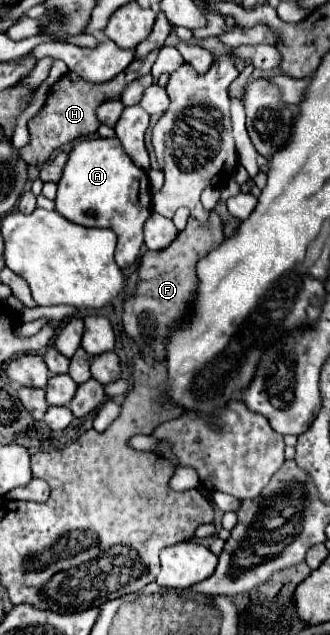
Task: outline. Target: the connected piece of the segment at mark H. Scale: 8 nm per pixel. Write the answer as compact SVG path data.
M154 50L141 58L141 60L133 60L129 64L129 68L125 68L125 72L117 74L113 80L105 82L105 84L93 84L93 82L87 82L87 80L81 80L75 72L67 72L65 76L61 76L59 82L55 82L49 90L49 98L45 102L45 106L41 108L41 112L29 120L29 136L31 136L31 142L23 148L19 148L19 156L21 160L25 160L27 164L43 164L49 160L51 152L57 150L59 146L75 140L75 138L83 138L83 136L89 136L89 134L95 134L97 128L99 128L99 120L95 118L95 110L101 102L105 100L111 100L111 98L119 98L123 88L127 84L131 84L135 78L143 76L143 74L151 74L151 66L157 59L159 50Z

